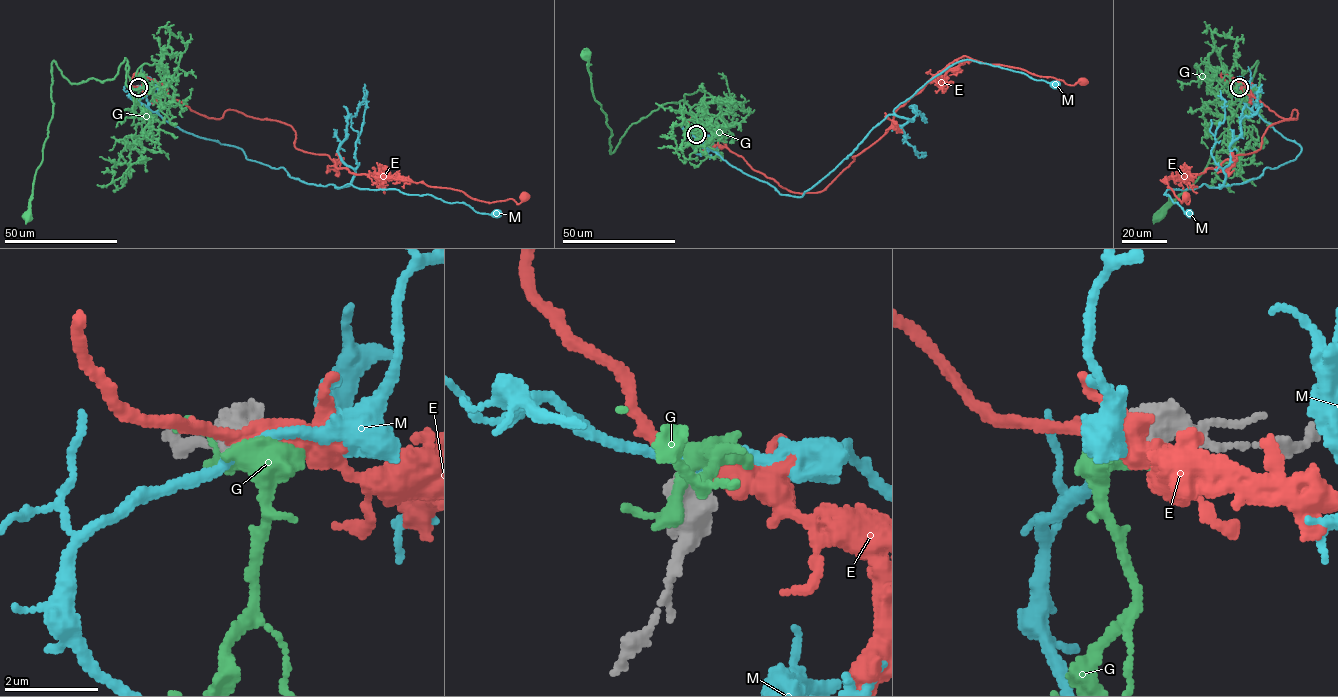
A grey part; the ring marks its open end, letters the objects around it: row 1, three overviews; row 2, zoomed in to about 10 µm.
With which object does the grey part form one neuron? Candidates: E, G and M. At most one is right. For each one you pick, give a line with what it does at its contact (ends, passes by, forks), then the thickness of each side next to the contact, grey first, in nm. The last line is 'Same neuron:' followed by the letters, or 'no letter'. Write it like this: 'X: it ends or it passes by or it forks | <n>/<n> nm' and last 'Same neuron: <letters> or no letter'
M: it passes by | 650/220 nm
Same neuron: M

